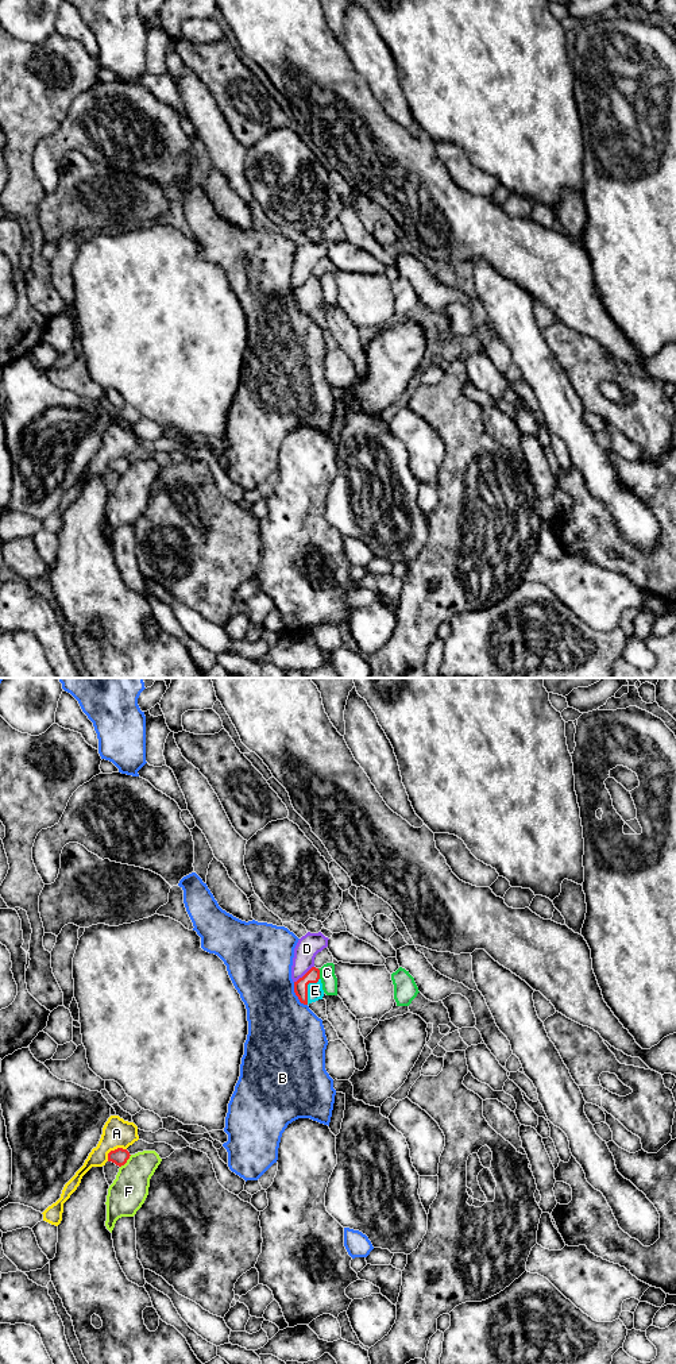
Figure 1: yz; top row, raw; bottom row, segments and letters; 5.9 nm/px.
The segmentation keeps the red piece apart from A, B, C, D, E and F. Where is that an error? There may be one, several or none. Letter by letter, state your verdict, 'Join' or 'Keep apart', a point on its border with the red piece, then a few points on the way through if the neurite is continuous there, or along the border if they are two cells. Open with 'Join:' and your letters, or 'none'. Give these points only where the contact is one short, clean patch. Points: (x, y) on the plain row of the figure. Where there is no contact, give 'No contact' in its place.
Join: E
A: Keep apart. Touches red at yz (115, 458). Boundary: yz (126, 457), (112, 458), (107, 469)
B: Keep apart. Touches red at yz (296, 303)
C: Keep apart. Touches red at yz (319, 282). Boundary: yz (317, 277), (320, 286)
D: Keep apart. Touches red at yz (305, 282)
E: Join. Touches red at yz (306, 297). Path across: yz (313, 282), (306, 297), (315, 299)
F: Keep apart. Touches red at yz (126, 470)

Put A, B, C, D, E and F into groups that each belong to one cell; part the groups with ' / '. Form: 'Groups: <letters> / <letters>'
Groups: A / B / C / D / E / F

